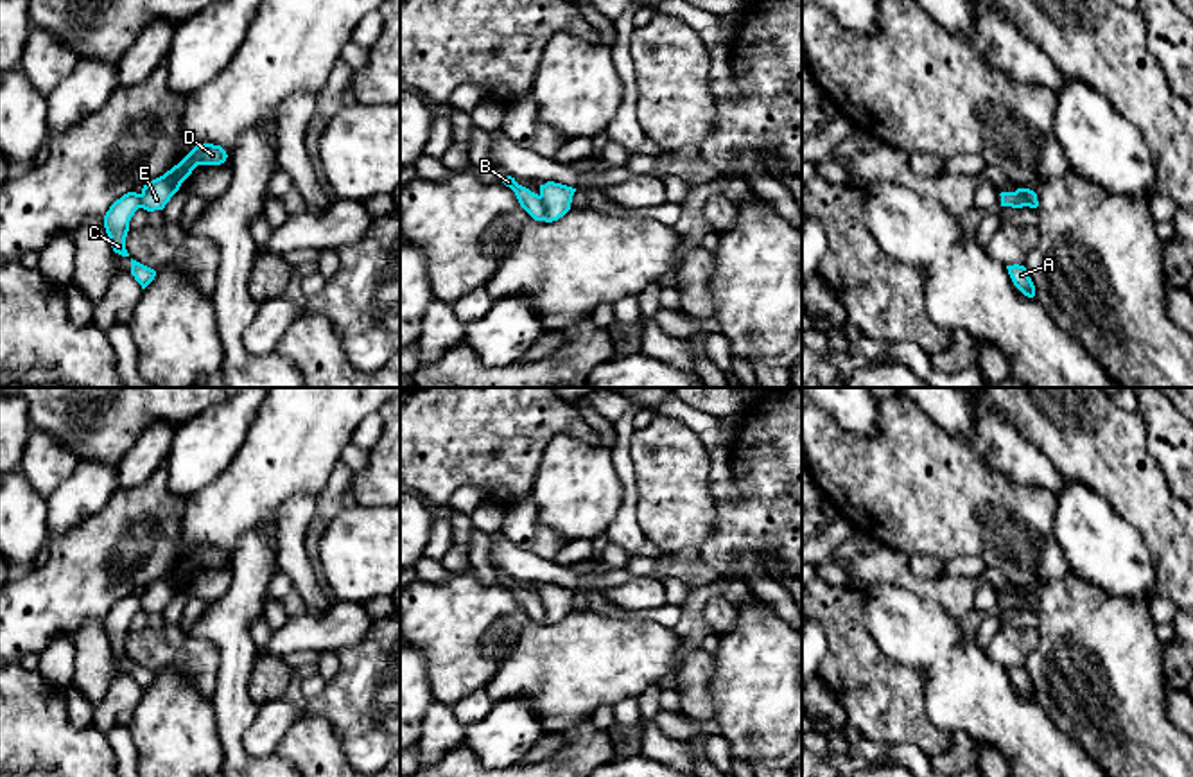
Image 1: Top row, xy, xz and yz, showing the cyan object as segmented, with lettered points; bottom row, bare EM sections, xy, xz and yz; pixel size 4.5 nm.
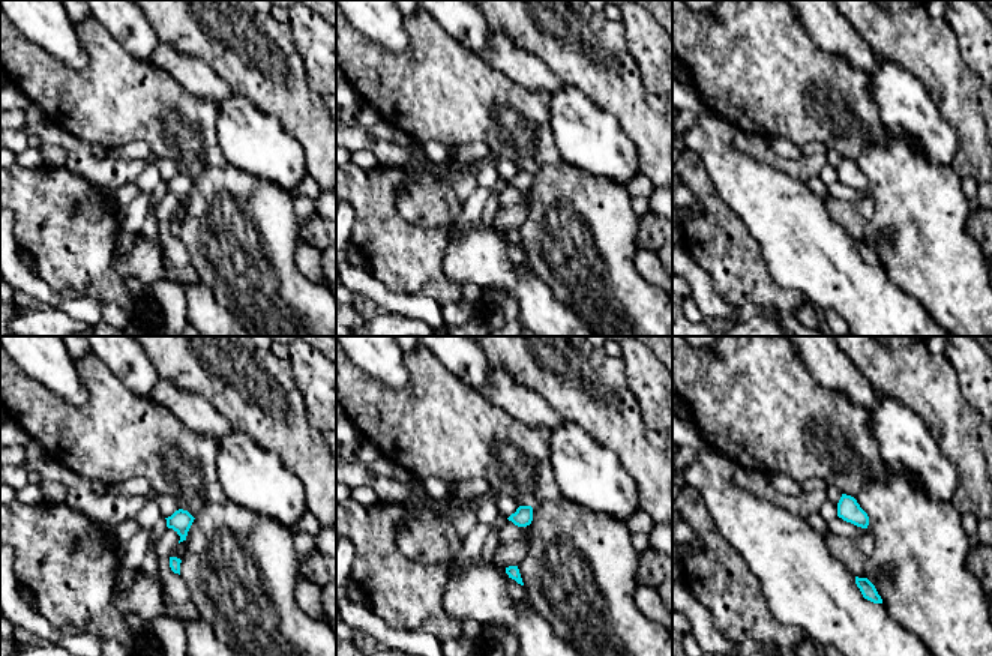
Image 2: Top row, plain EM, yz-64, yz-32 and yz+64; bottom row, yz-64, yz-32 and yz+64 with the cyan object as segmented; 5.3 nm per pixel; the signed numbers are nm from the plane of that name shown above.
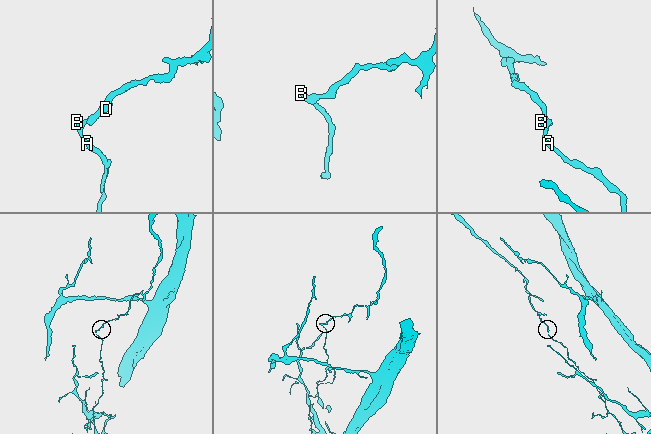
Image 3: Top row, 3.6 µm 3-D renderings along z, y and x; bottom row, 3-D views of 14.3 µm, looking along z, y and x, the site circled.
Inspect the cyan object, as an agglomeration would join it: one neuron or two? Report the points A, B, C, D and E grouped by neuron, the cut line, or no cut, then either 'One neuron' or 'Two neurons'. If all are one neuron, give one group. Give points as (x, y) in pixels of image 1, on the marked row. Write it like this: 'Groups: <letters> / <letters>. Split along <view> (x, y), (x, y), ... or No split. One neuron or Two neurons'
Groups: A B C / D E. Split along xz (539, 196), (546, 219). Two neurons

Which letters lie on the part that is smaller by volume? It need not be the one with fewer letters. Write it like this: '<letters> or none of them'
D, E

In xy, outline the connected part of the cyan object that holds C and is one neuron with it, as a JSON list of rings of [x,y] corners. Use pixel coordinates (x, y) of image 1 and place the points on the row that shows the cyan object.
[[[127,192],[120,199],[117,199],[104,215],[104,228],[109,237],[111,248],[122,257],[129,257],[126,249],[126,237],[129,231],[129,221],[138,208],[142,208],[140,194]]]

